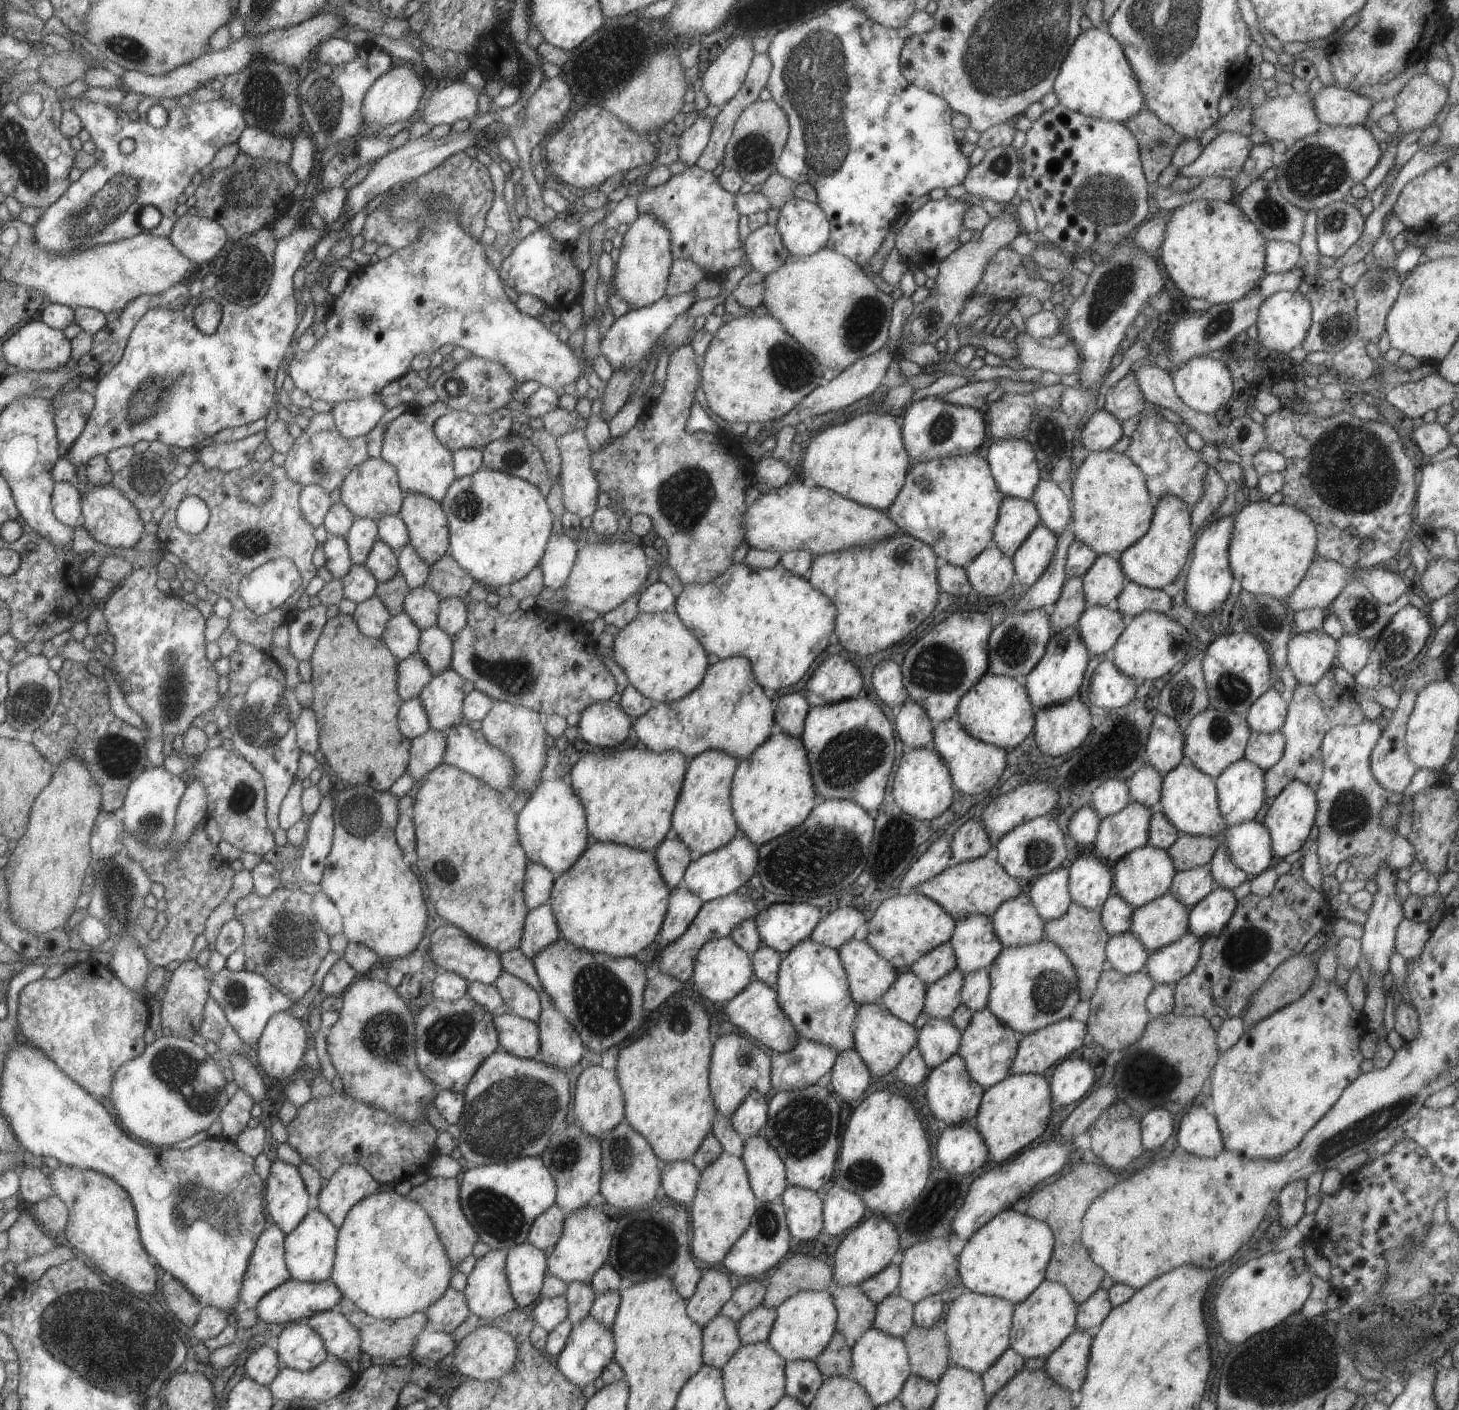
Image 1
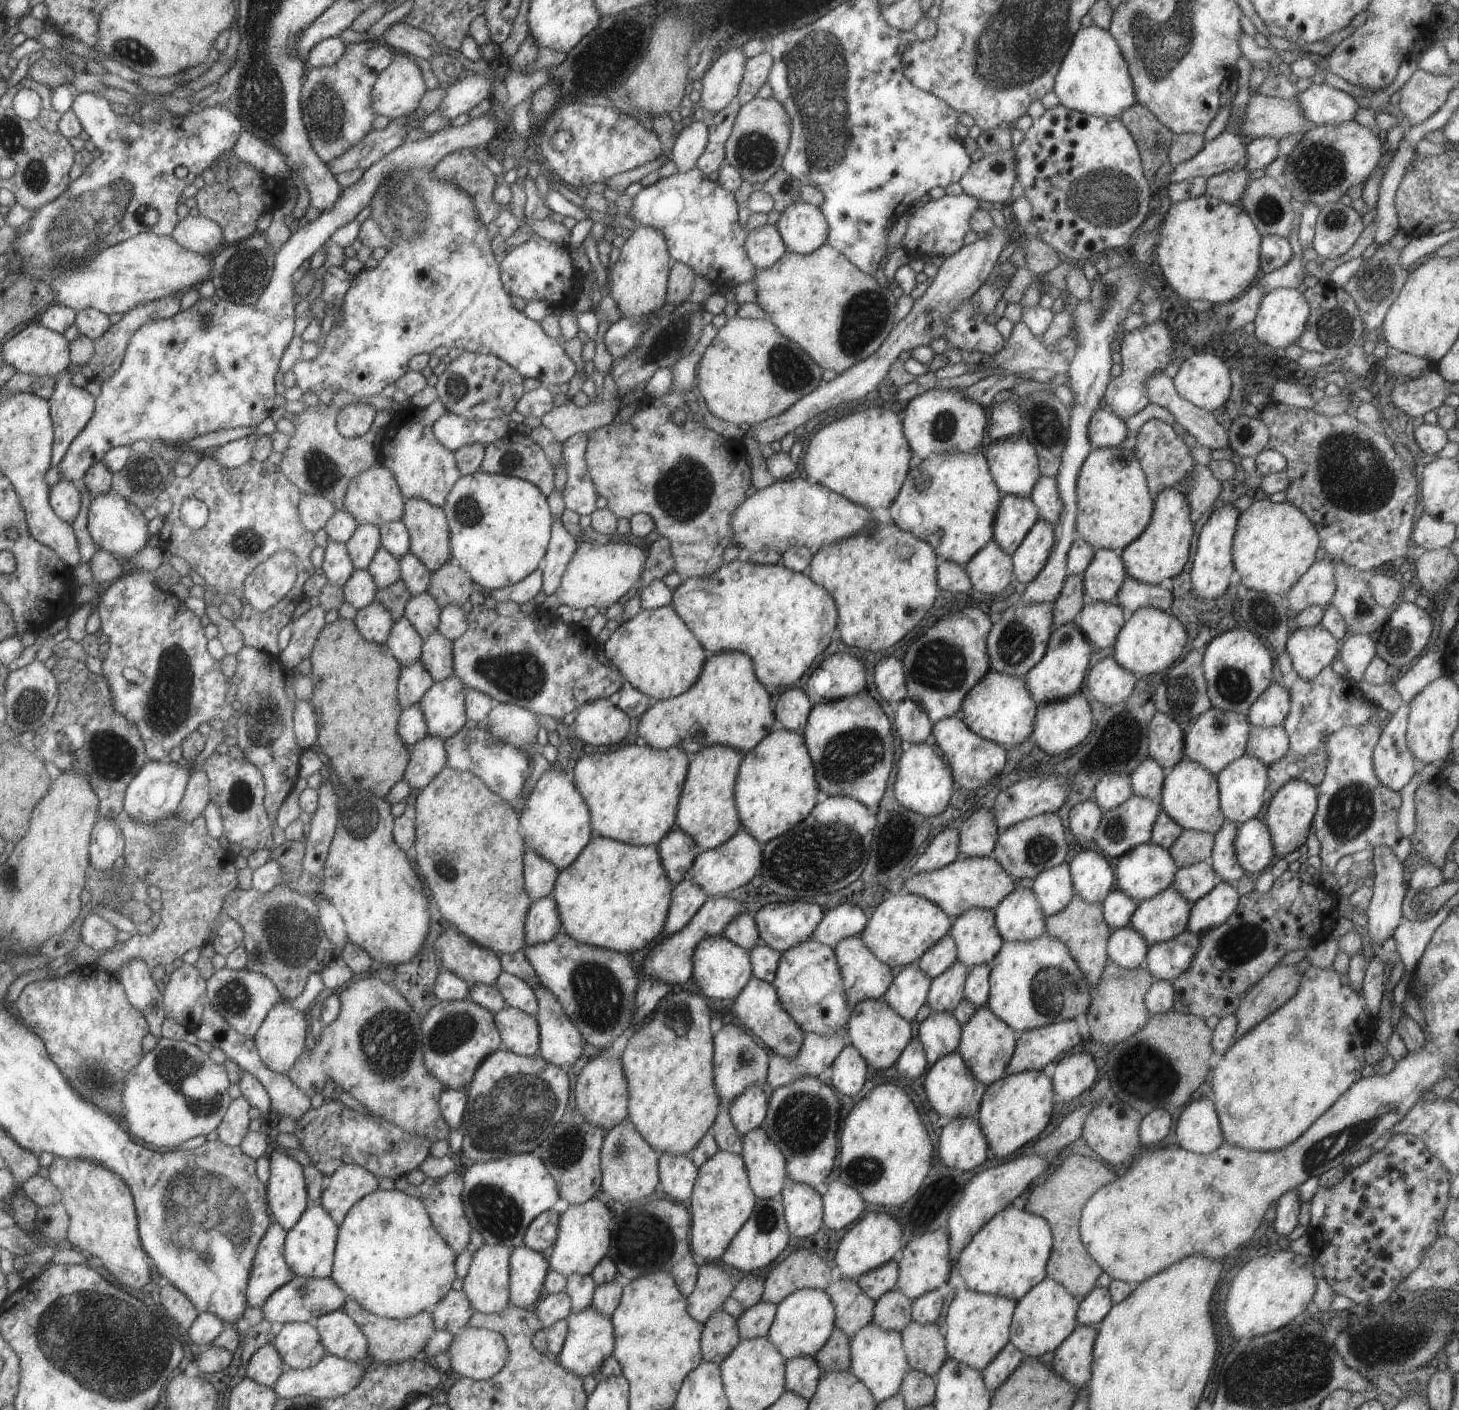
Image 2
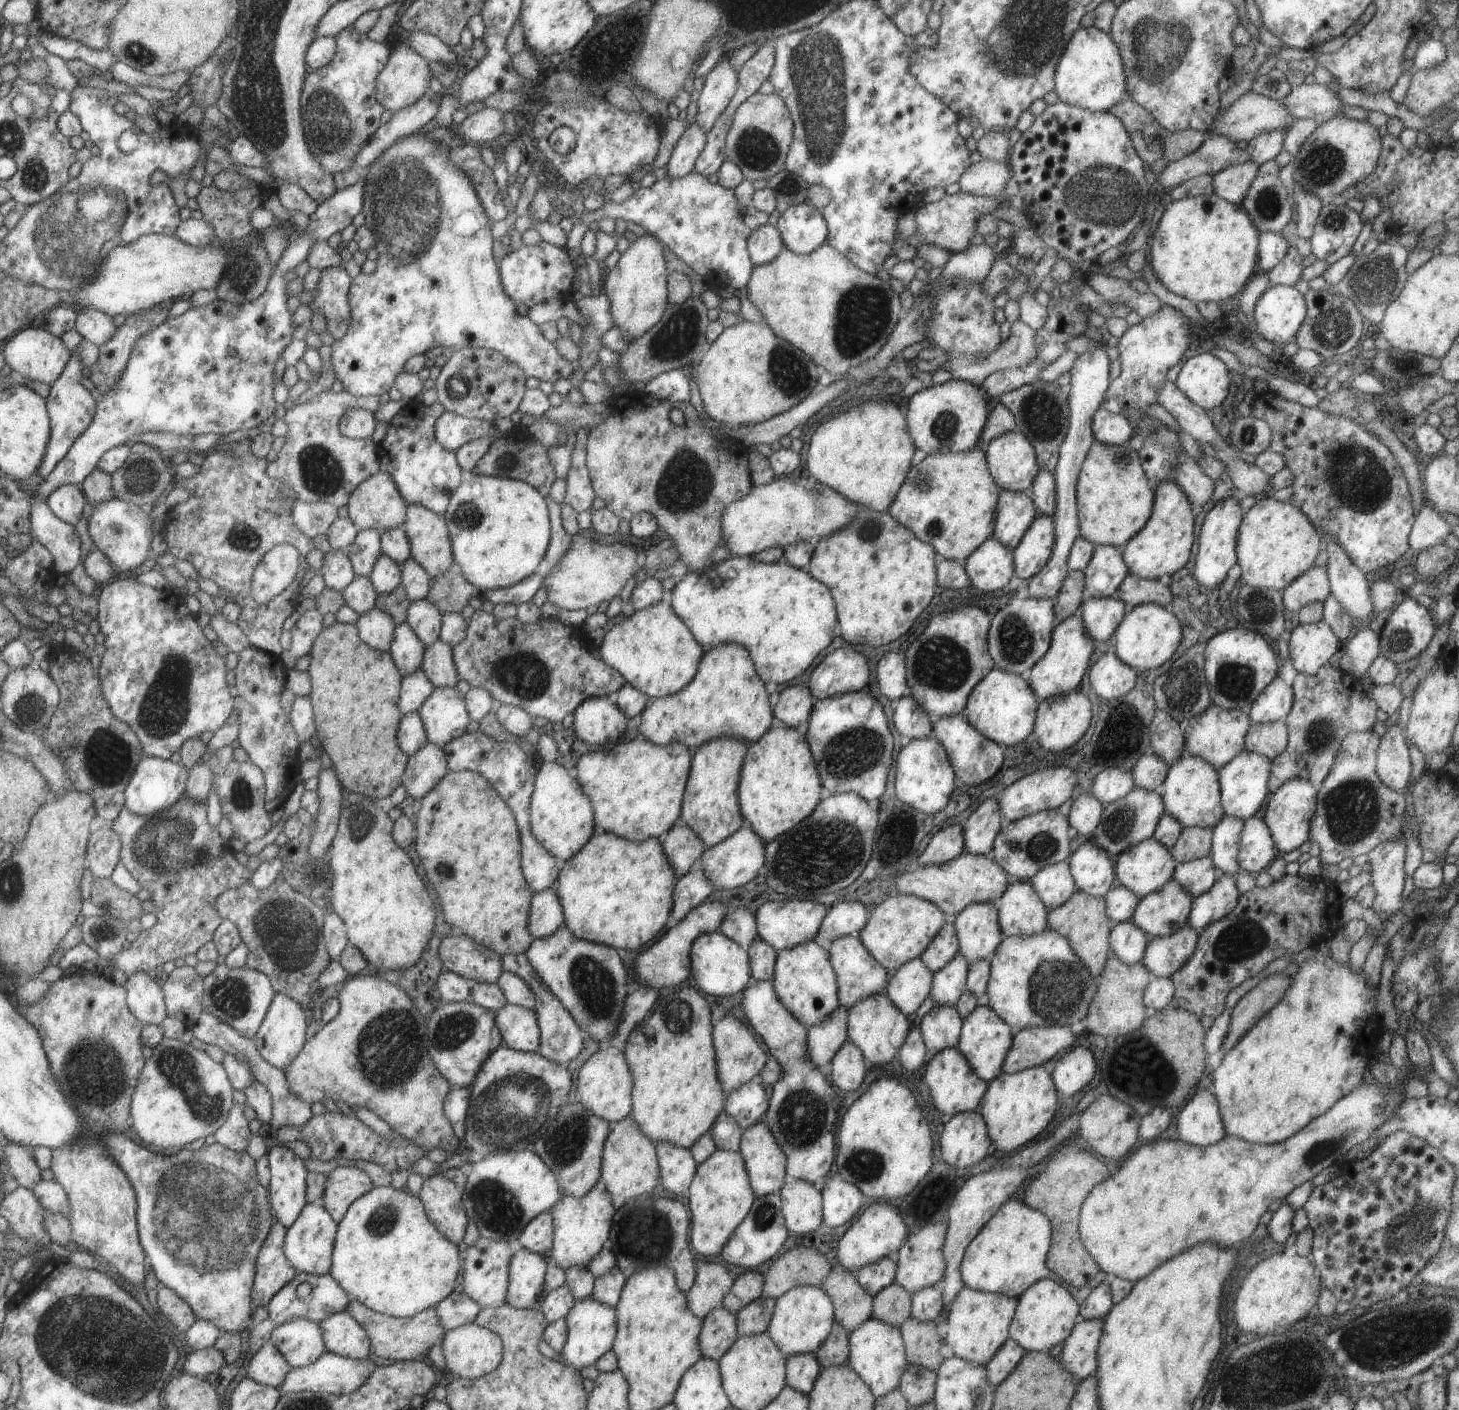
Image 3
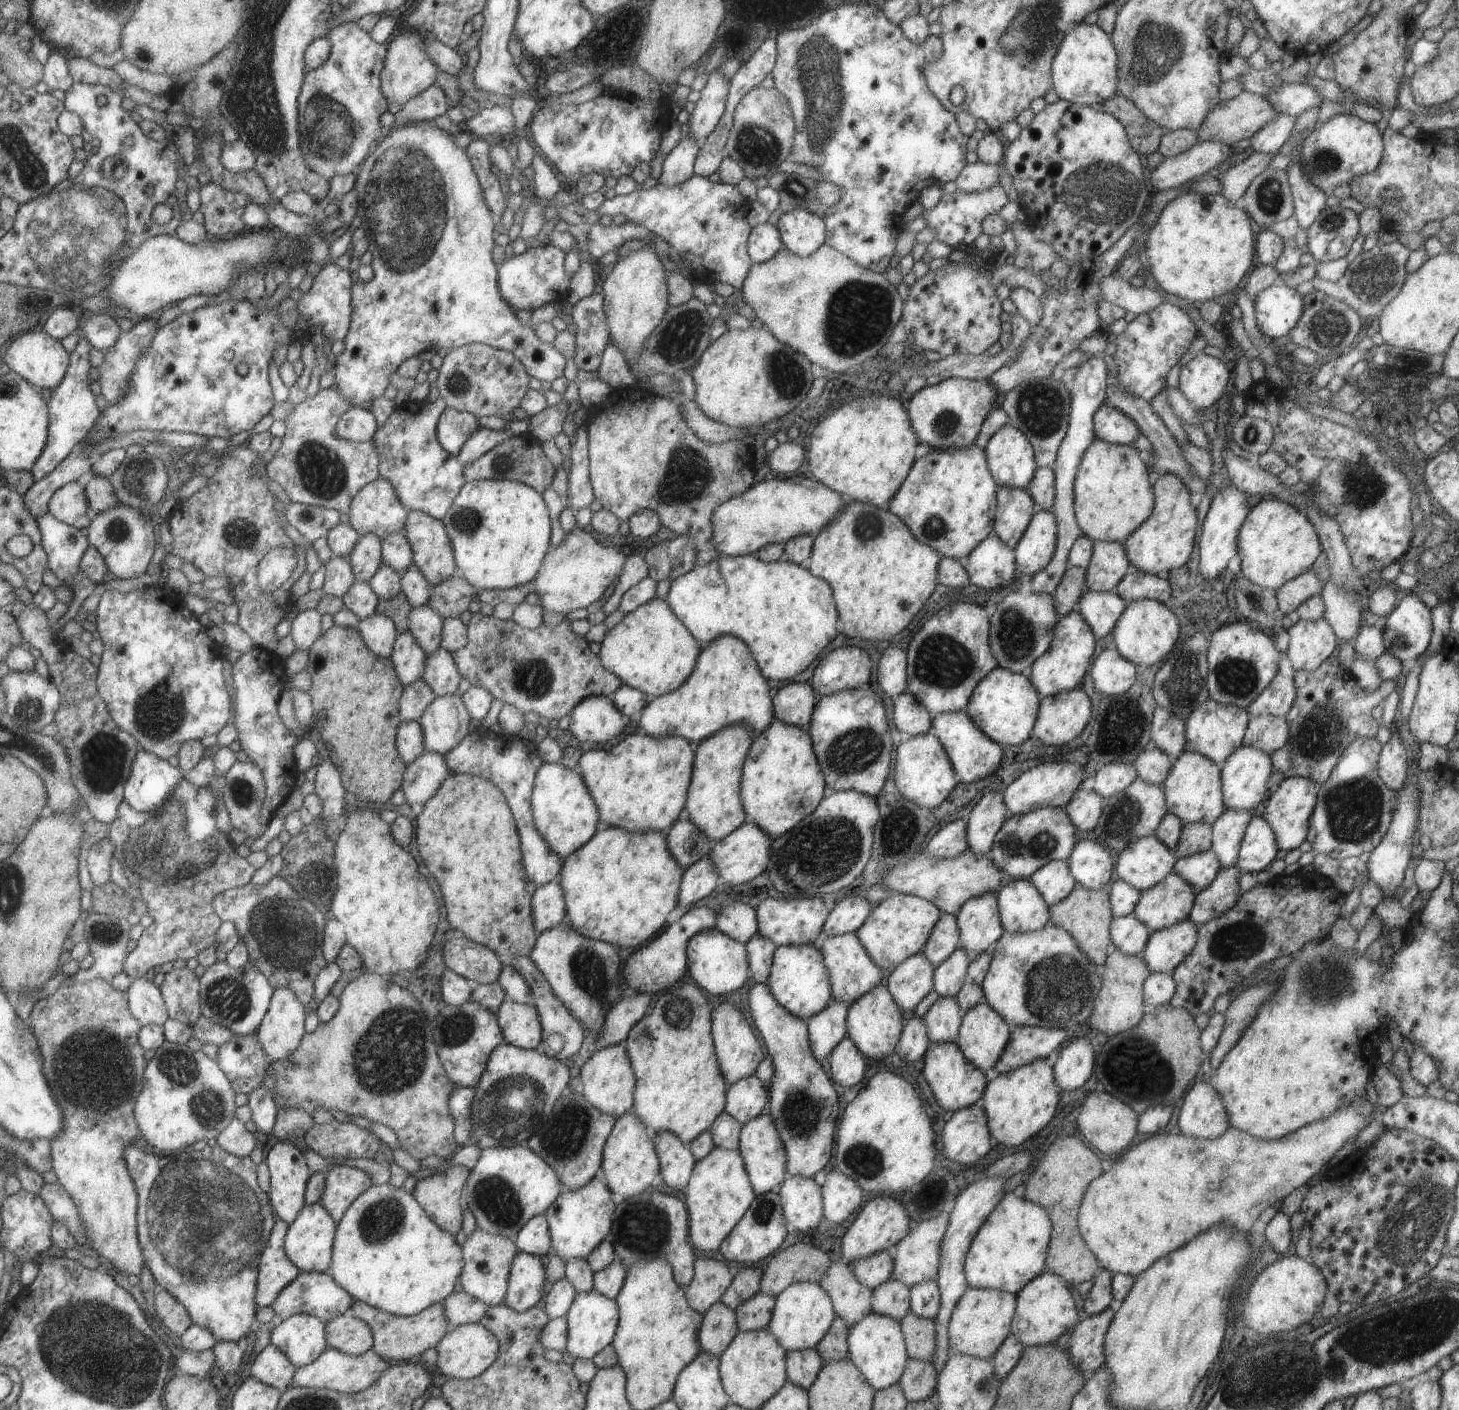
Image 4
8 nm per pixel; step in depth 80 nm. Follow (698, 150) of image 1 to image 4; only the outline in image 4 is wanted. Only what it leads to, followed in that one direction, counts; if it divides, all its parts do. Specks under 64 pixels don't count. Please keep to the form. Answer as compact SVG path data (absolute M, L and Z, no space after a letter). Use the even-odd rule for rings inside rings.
M689 135L675 145L662 160L661 176L657 184L671 188L685 182L694 174L694 160L701 142L694 141Z

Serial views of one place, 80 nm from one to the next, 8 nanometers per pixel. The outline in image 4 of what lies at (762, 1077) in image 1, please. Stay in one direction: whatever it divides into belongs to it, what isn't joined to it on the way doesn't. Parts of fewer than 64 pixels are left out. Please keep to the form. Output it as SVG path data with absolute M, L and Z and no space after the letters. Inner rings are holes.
M723 1002L719 1004L711 1015L710 1031L712 1034L712 1043L715 1049L717 1062L721 1069L721 1074L726 1080L727 1086L734 1083L740 1078L750 1077L755 1072L755 1067L758 1062L763 1058L759 1042L751 1030L751 1026L747 1024L741 1011L737 1006L731 1002Z

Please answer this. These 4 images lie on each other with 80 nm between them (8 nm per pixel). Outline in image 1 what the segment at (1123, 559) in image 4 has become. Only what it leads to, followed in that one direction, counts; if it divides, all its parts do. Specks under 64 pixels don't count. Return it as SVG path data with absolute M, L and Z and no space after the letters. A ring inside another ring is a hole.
M1097 555L1082 576L1085 602L1089 606L1107 606L1121 592L1125 578L1116 555Z

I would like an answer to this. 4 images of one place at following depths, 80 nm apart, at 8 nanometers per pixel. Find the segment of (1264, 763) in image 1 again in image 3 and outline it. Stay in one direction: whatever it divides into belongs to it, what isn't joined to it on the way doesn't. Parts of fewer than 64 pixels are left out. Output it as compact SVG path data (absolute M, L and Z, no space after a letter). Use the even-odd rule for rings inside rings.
M1284 721L1251 722L1244 736L1244 749L1262 754L1271 762L1285 748L1287 741Z

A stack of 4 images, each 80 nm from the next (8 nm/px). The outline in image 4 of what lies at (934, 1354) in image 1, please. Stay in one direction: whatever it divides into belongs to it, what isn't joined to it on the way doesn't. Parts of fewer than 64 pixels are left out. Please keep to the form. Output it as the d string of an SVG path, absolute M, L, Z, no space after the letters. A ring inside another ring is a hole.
M909 1311L898 1323L908 1358L932 1362L936 1337L934 1319L923 1318Z

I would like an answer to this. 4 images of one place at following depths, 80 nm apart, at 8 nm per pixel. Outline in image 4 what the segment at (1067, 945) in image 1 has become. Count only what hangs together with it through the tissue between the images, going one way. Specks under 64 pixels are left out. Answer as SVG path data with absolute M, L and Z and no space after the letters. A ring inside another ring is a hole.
M1076 883L1071 892L1059 902L1048 906L1049 921L1065 929L1076 942L1079 950L1101 969L1111 948L1109 925L1113 917L1108 889L1089 890Z

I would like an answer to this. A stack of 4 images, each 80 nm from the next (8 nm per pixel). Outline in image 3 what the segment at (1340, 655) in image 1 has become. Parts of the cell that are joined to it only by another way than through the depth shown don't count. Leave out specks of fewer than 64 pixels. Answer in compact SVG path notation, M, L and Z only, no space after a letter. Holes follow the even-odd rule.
M1371 629L1358 631L1342 648L1350 658L1351 674L1360 680L1360 676L1379 655L1379 635Z

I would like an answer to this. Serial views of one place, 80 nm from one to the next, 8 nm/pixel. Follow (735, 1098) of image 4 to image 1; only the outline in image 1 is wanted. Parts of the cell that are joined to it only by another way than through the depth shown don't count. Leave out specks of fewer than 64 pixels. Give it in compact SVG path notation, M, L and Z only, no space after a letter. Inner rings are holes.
M751 1089L741 1104L730 1114L733 1128L743 1136L743 1139L757 1135L761 1126L767 1120L768 1102L764 1096Z

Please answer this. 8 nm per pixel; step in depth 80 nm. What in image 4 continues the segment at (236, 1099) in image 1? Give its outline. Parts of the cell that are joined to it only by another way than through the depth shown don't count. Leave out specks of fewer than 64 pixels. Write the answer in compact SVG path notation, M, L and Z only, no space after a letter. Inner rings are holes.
M234 1116L229 1126L216 1136L216 1144L227 1154L241 1158L250 1156L259 1139L255 1133L247 1131L243 1123Z

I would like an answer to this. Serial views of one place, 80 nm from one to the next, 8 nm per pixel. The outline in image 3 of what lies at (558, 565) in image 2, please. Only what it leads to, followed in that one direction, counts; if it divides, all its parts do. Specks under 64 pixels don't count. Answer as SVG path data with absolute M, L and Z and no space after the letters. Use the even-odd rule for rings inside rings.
M550 495L545 497L545 502L550 518L550 541L546 548L544 558L551 568L558 561L558 558L566 552L571 542L571 537L561 526L560 504Z

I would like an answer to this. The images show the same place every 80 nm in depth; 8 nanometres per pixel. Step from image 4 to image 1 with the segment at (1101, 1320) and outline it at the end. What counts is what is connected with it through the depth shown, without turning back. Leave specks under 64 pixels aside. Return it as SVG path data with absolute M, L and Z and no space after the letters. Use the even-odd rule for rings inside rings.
M1075 1329L1048 1357L1044 1369L1062 1388L1079 1391L1086 1377L1092 1335Z

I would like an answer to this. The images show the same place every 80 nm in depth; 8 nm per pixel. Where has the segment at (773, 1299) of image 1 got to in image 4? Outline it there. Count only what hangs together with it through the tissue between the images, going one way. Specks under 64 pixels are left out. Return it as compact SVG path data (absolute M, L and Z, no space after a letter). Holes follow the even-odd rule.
M792 1244L771 1254L760 1280L760 1291L777 1296L791 1283L817 1283L830 1265L827 1255L811 1244Z

